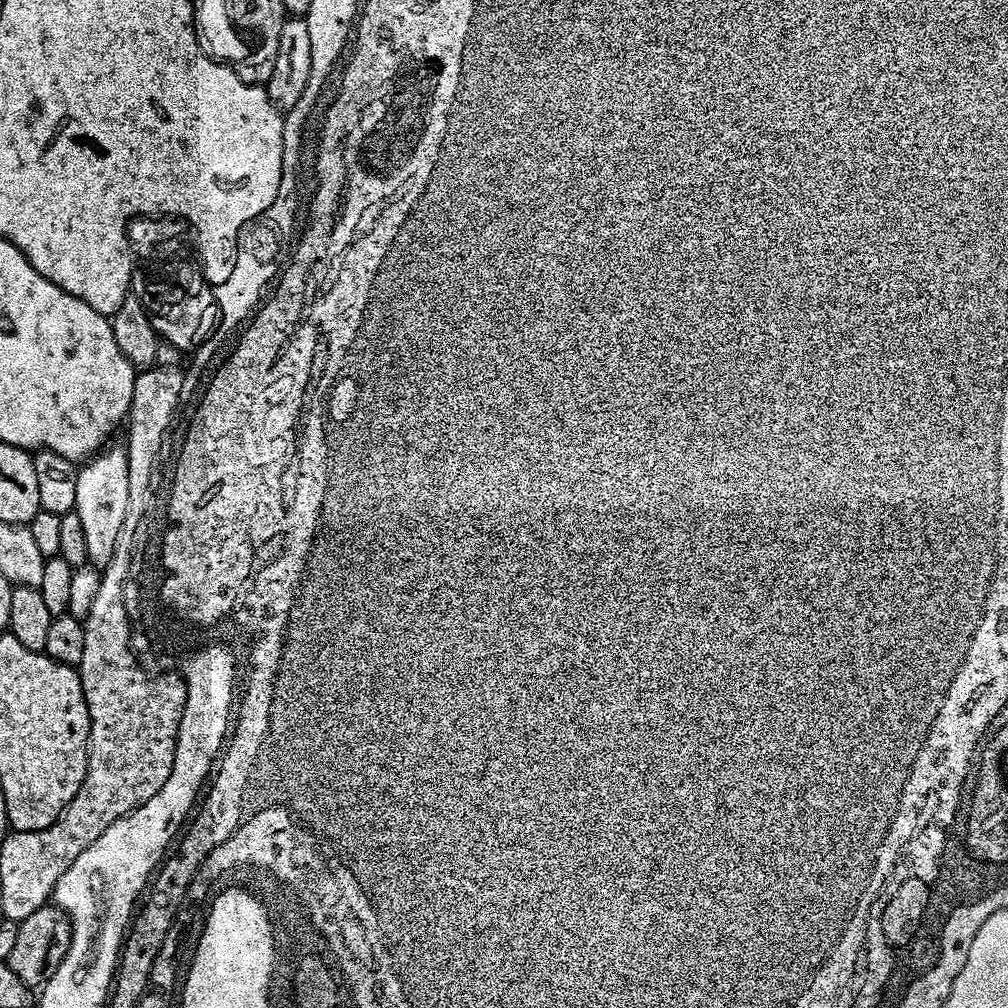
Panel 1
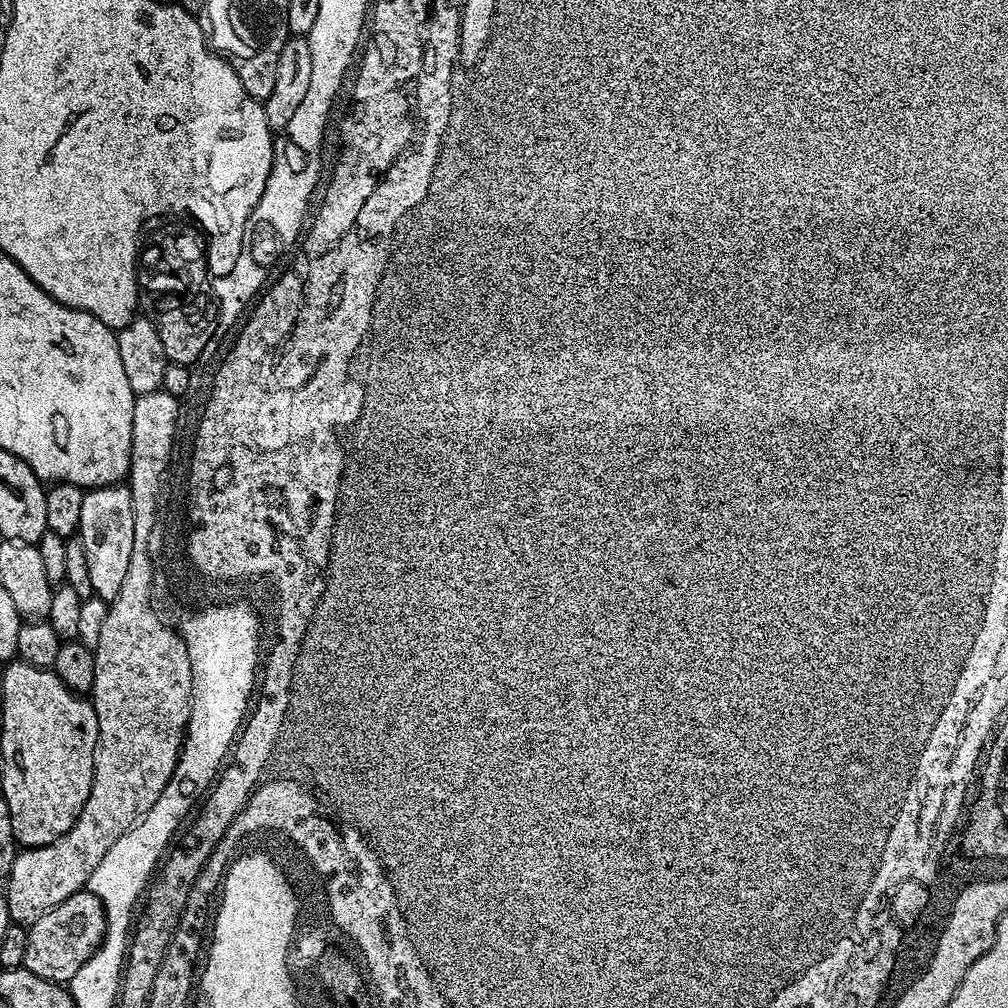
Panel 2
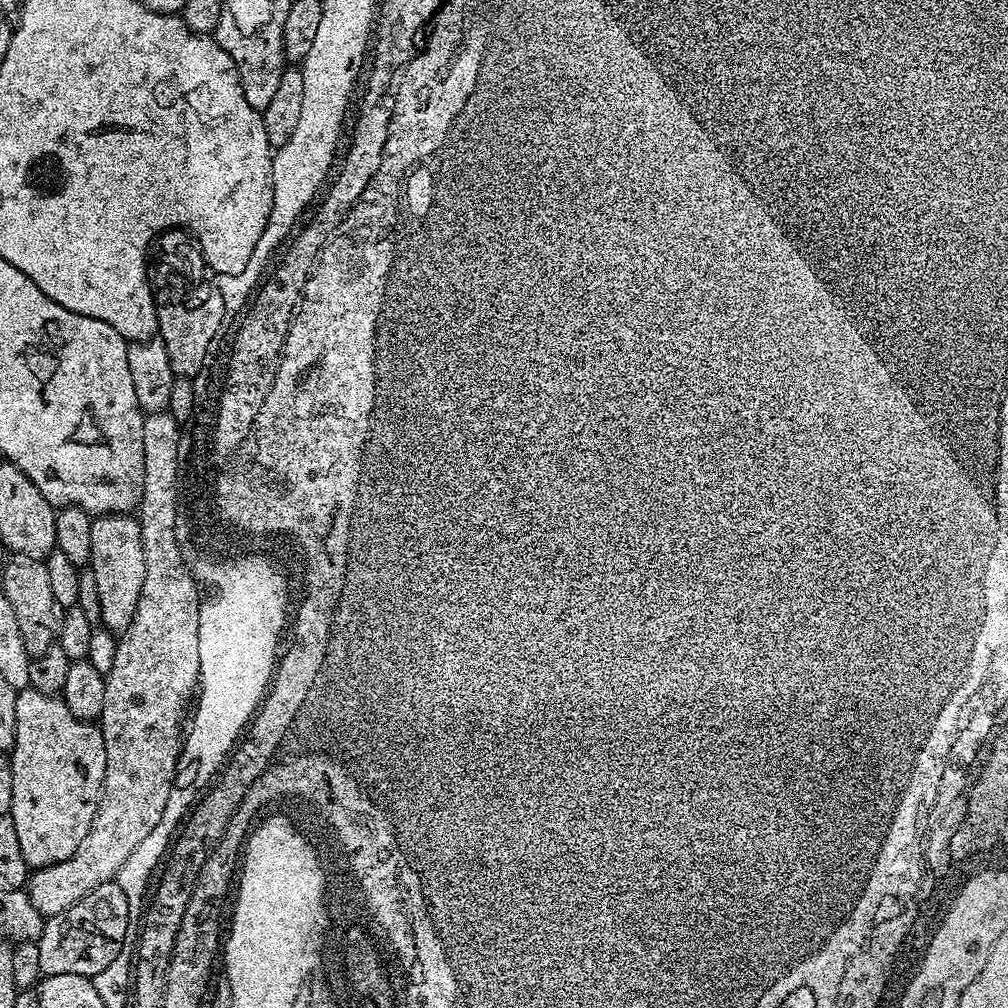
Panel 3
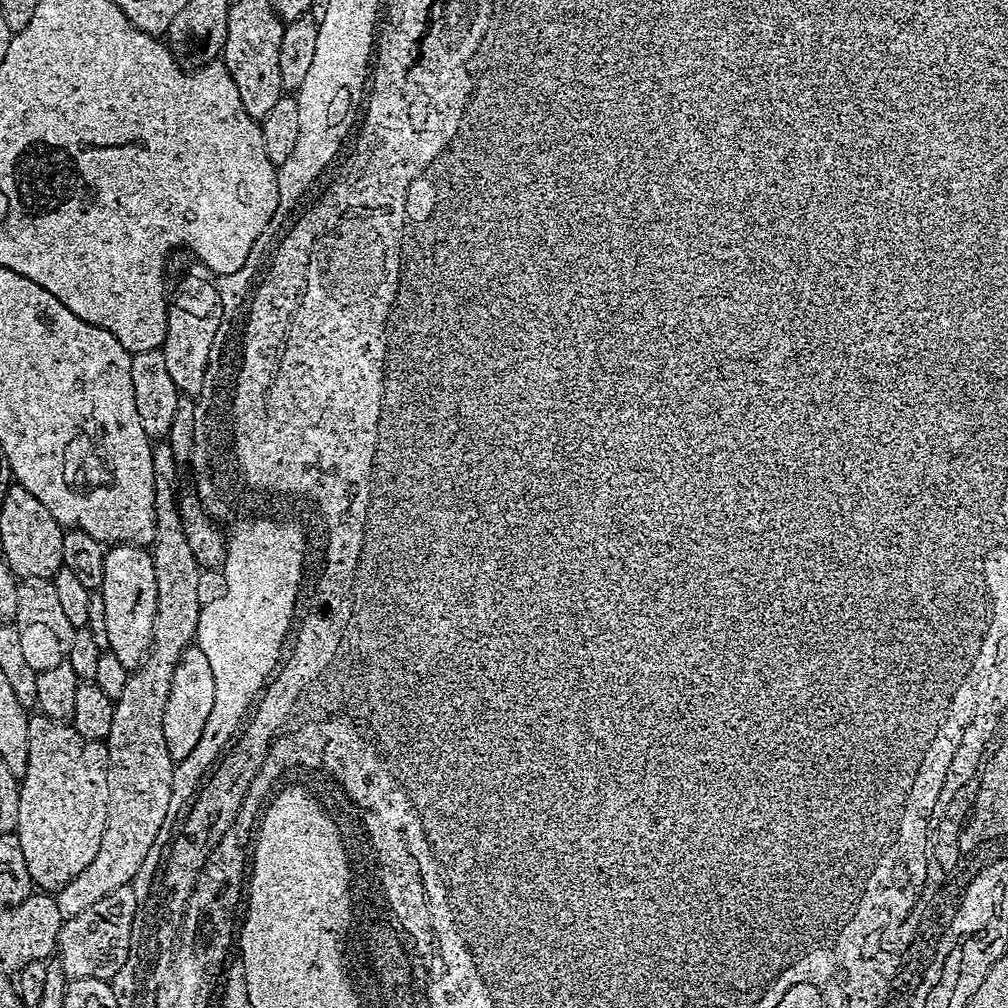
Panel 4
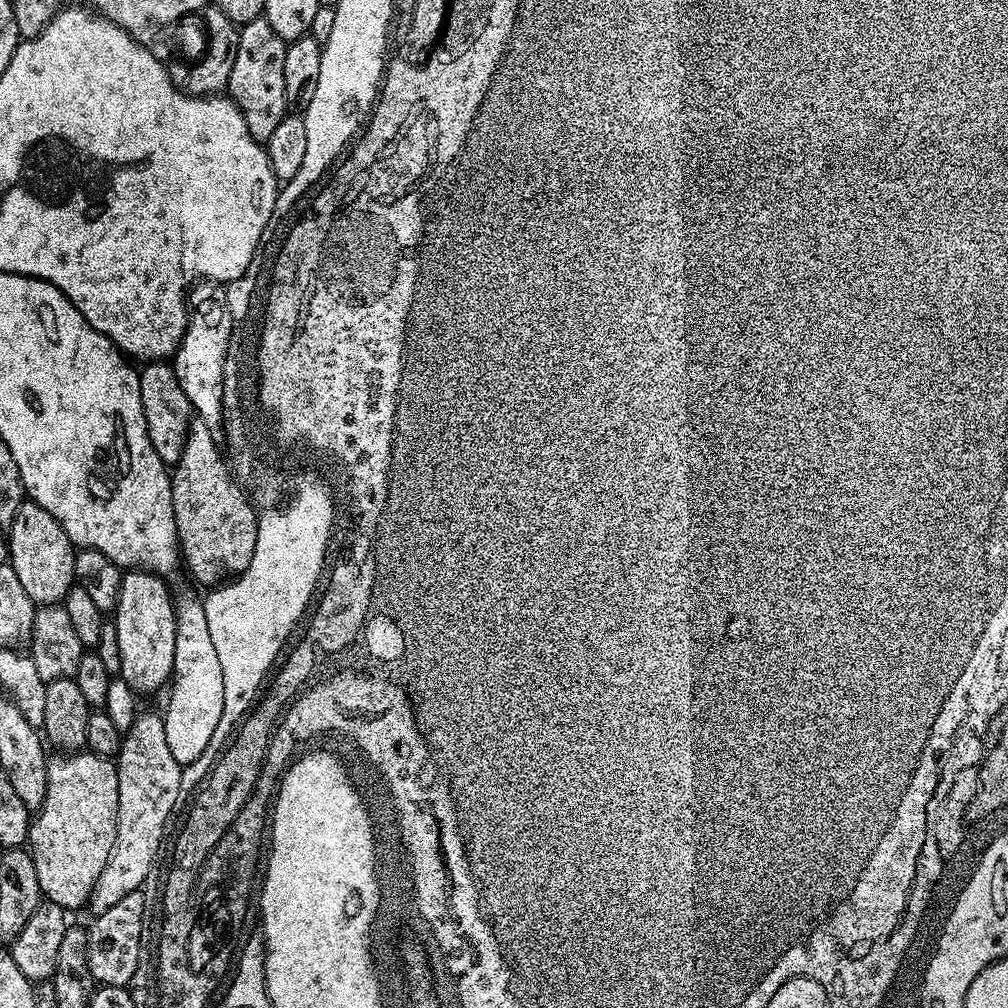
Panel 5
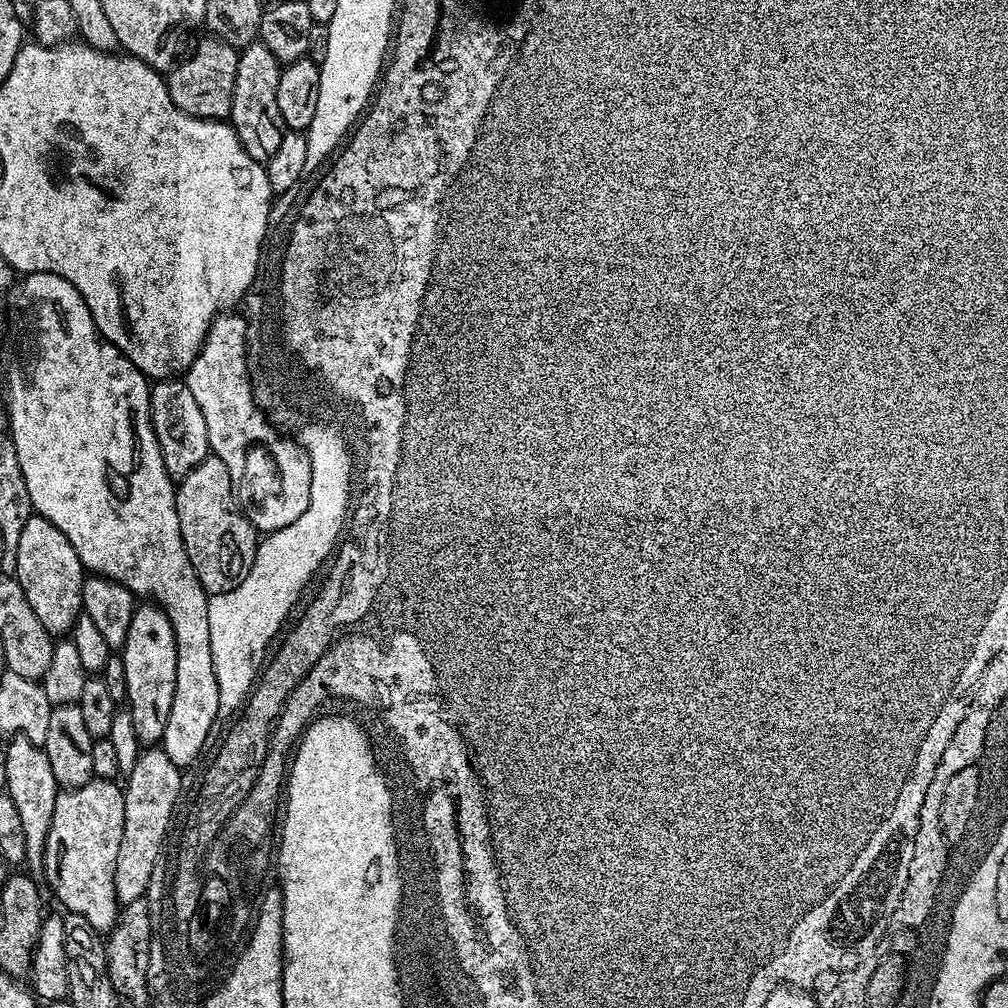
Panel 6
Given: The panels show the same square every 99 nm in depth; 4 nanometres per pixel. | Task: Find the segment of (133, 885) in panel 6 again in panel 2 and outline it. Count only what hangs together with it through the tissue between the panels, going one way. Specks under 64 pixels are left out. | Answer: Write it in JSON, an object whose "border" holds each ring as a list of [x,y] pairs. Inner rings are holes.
{"border":[[[94,772],[90,798],[69,832],[46,846],[17,851],[14,870],[6,881],[11,923],[31,926],[39,916],[66,902],[70,894],[81,891],[93,879],[106,850],[134,827],[140,812],[153,805],[155,794],[164,790],[171,776],[169,772]]]}

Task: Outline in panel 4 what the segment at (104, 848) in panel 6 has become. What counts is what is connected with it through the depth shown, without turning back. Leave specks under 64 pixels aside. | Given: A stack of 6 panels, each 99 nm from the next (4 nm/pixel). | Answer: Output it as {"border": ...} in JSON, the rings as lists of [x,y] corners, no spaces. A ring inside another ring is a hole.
{"border":[[[43,714],[33,715],[28,721],[28,729],[30,758],[26,774],[20,780],[18,826],[15,834],[22,842],[22,855],[26,857],[33,885],[40,890],[59,890],[78,874],[82,874],[90,862],[94,862],[94,854],[98,854],[98,846],[102,846],[110,802],[108,745],[84,738],[71,723],[51,720]]]}

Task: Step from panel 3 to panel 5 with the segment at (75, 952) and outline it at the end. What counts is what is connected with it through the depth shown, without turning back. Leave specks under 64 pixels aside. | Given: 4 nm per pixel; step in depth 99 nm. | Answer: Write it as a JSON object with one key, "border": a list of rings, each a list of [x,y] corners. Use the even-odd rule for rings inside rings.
{"border":[[[141,891],[126,894],[122,902],[99,913],[92,925],[87,925],[88,974],[100,986],[123,988],[131,985],[132,976],[138,970],[139,931],[142,929],[143,894]]]}

